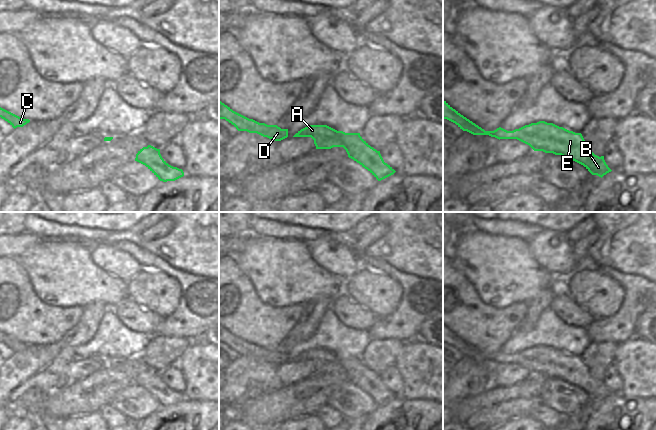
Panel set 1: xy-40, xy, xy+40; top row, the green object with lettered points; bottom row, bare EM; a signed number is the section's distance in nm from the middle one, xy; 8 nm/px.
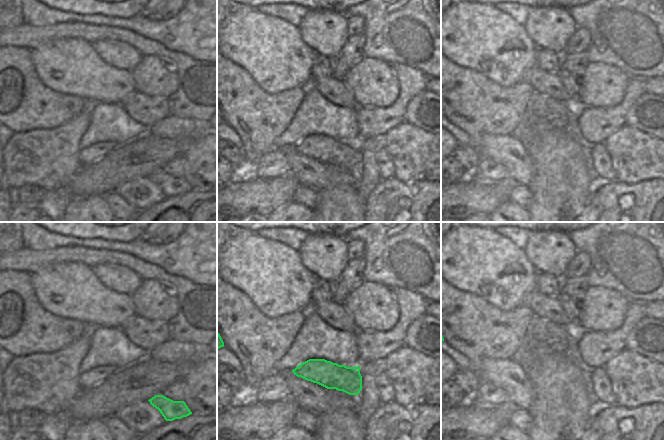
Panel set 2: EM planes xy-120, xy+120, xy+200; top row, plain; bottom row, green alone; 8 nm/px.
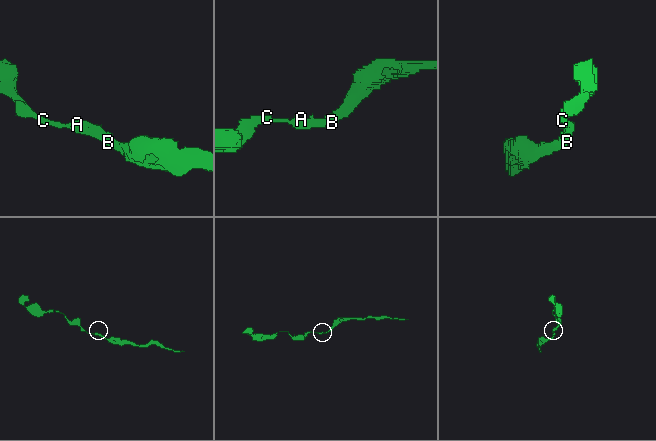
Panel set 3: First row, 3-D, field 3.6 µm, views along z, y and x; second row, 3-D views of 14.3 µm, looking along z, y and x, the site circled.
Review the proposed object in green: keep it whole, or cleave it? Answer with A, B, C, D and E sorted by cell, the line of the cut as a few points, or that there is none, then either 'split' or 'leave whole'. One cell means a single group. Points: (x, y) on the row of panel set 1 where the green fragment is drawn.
groups A B C D E; cut none; leave whole

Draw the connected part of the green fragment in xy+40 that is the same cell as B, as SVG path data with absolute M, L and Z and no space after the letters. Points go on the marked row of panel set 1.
M443 99L443 119L455 123L463 131L473 135L489 135L497 139L517 139L529 145L534 151L543 151L561 155L583 165L592 175L603 177L612 170L604 160L604 156L595 155L589 148L581 133L569 131L553 123L539 121L525 125L513 131L501 127L494 131L485 131Z

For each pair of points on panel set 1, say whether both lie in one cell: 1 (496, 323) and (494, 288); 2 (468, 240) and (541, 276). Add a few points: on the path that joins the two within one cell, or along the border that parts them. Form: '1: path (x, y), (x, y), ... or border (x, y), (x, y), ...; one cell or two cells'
1: border (477, 291), (487, 304), (499, 308), (518, 302); two cells
2: path (486, 258), (505, 273), (513, 276), (523, 276); one cell

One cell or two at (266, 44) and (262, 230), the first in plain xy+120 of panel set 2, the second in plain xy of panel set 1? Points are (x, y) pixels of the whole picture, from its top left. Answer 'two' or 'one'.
two

